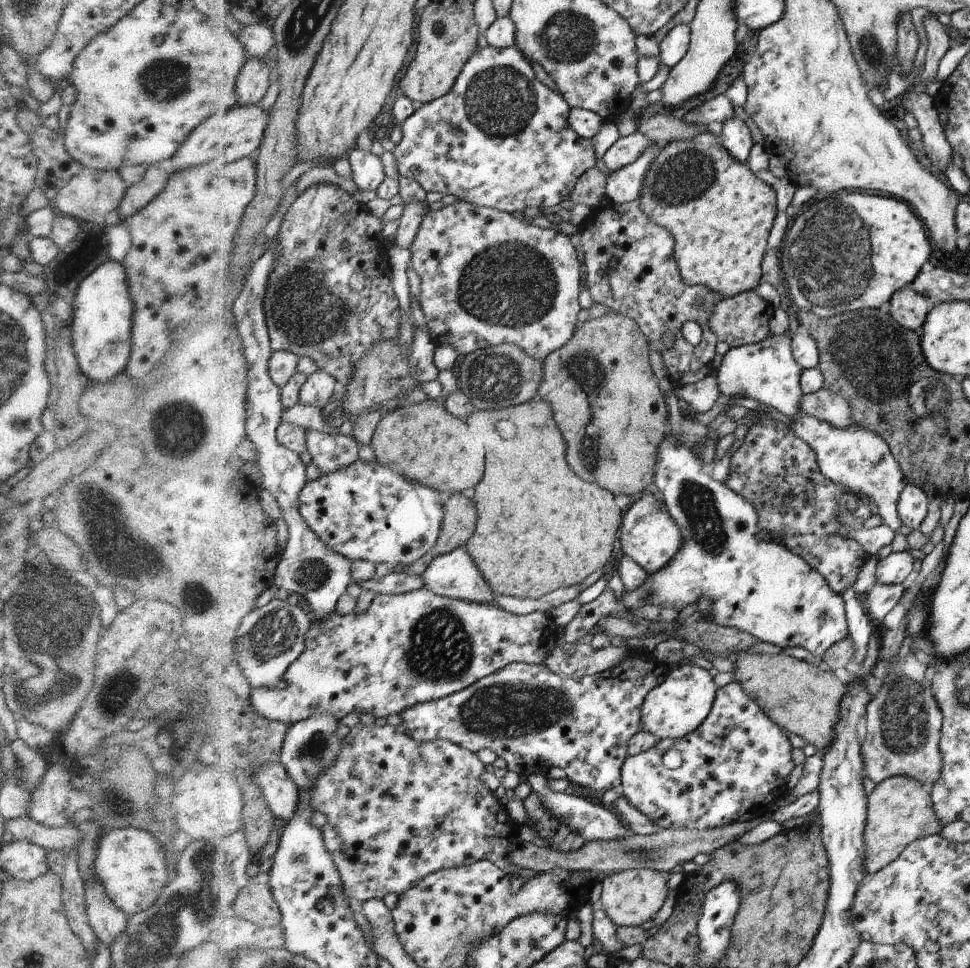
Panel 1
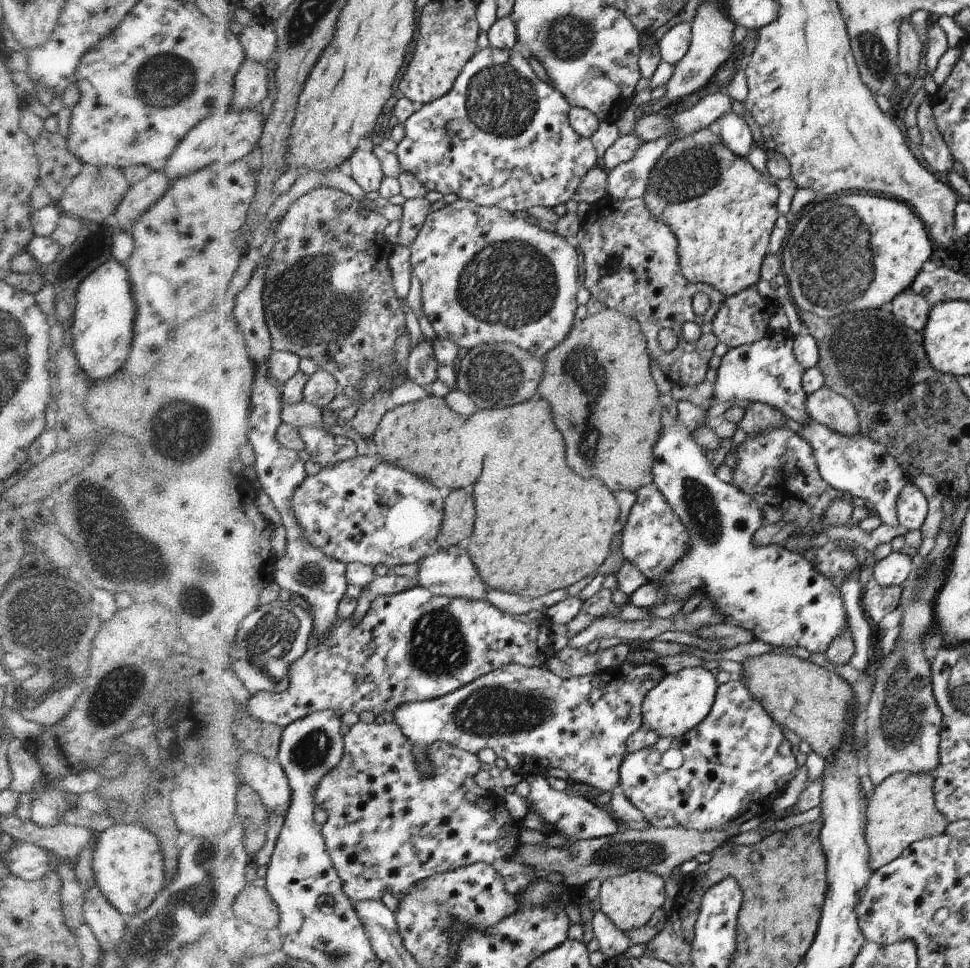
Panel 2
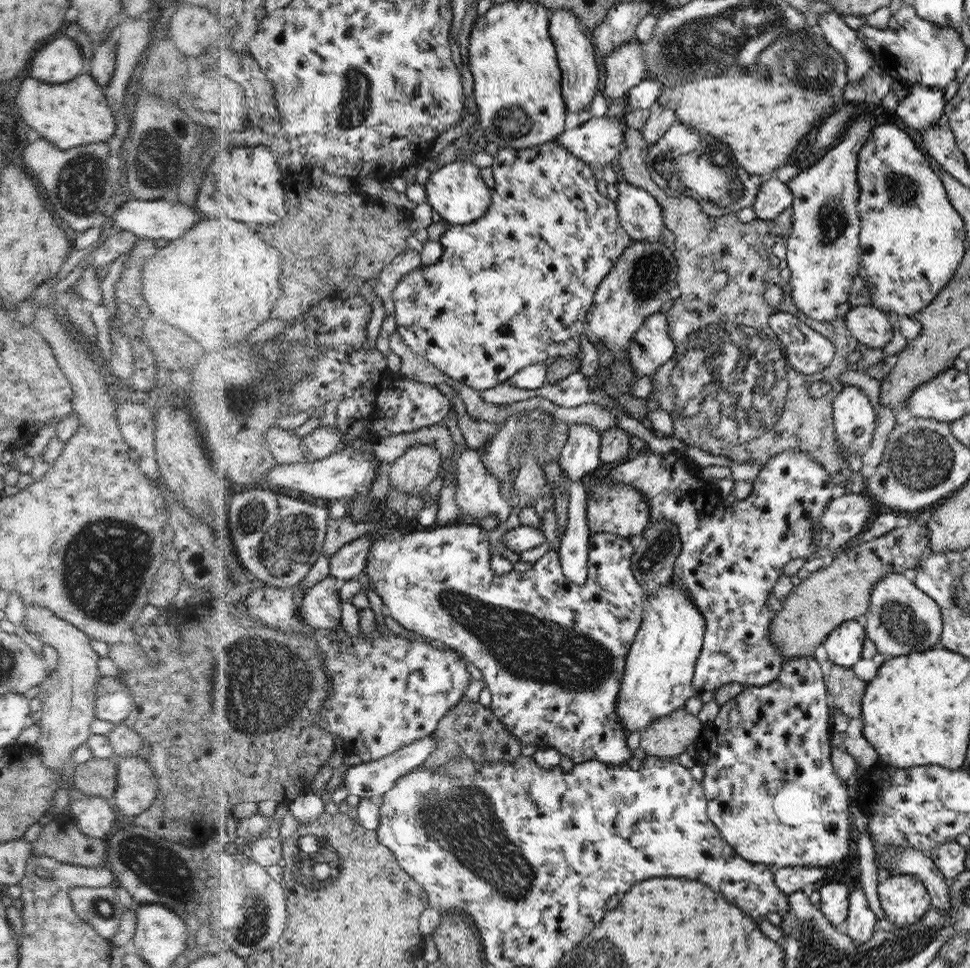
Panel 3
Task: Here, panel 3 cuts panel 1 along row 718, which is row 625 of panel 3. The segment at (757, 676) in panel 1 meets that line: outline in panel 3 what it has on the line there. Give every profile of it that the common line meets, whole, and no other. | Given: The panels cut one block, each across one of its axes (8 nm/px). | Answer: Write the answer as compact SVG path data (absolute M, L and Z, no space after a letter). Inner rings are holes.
M913 520L906 527L896 527L859 547L842 549L829 566L811 573L781 601L782 610L772 620L771 641L784 654L785 660L814 656L816 648L843 622L862 619L870 608L875 585L887 574L917 568L926 546L930 546L930 530L927 525Z

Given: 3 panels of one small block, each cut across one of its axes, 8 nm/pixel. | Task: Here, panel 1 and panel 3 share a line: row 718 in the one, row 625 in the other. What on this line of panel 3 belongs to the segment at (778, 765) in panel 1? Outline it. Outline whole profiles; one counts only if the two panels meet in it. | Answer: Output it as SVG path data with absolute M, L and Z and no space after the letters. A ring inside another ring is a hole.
M666 449L661 452L640 452L634 455L631 459L627 457L627 460L620 464L617 468L614 468L610 474L606 477L600 477L600 480L609 480L609 482L617 482L617 484L629 484L636 490L643 492L645 498L647 498L649 510L651 510L649 523L645 526L647 531L651 526L657 523L657 520L667 520L671 522L677 531L678 542L680 547L679 555L675 560L673 566L671 583L681 588L688 588L691 601L695 602L695 605L699 607L700 612L703 614L706 622L706 634L703 640L703 649L700 651L698 664L695 666L695 682L694 686L698 689L699 693L706 693L718 691L721 687L731 683L738 683L743 686L766 686L770 682L774 682L776 678L782 673L783 665L786 663L785 656L779 650L779 648L771 641L770 630L772 625L772 614L770 610L766 608L766 600L768 596L772 594L772 584L776 584L778 576L782 576L782 568L788 560L794 560L794 558L808 558L810 554L814 554L818 548L816 548L815 532L813 531L813 524L817 520L821 520L821 516L825 512L825 507L834 500L834 490L836 490L836 481L831 478L831 474L828 474L827 470L818 462L808 451L782 451L775 454L770 458L761 468L758 478L753 480L752 492L744 498L744 500L734 501L732 504L726 504L720 496L720 491L716 488L716 481L713 481L712 486L706 484L696 472L688 470L689 458L688 456L675 456L674 453L667 451Z

